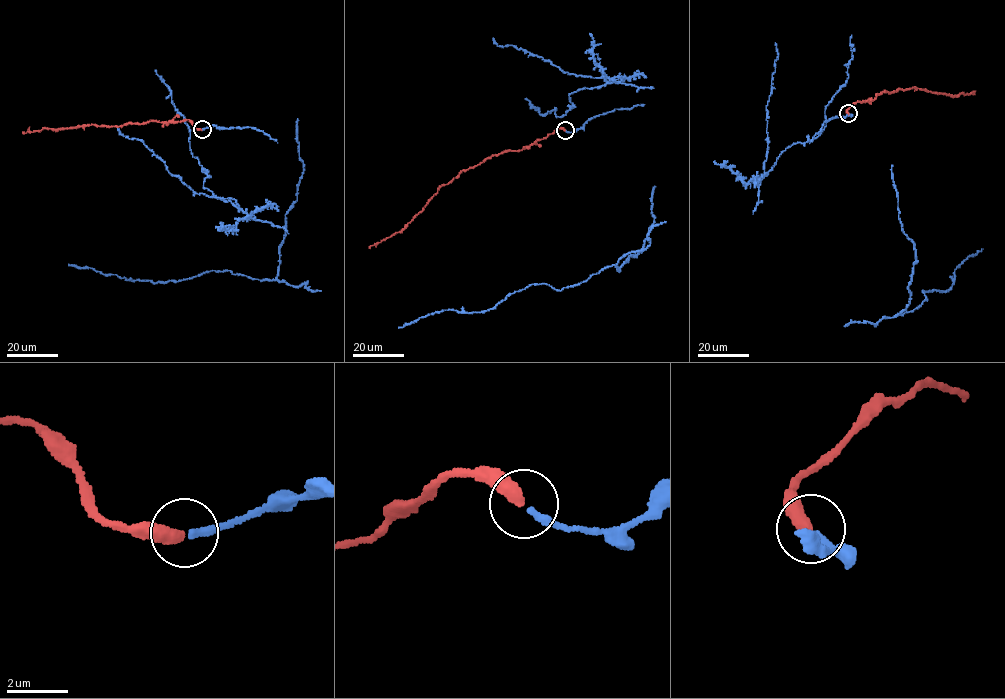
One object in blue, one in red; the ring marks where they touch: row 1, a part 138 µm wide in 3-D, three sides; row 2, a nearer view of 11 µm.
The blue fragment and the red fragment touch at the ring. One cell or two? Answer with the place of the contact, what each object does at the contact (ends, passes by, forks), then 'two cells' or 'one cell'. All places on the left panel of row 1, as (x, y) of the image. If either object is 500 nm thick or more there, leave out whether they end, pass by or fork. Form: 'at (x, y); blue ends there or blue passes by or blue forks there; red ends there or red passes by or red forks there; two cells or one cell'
at (202, 129); blue ends there; red ends there; one cell

